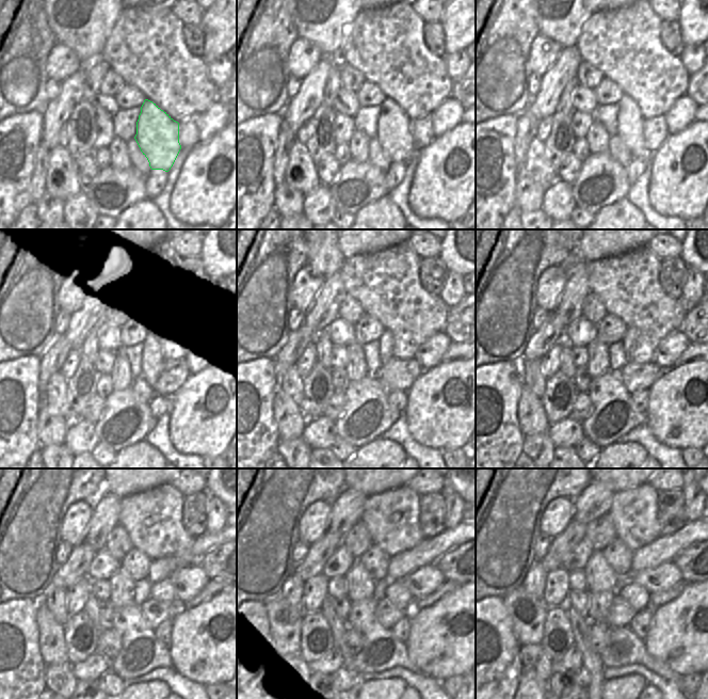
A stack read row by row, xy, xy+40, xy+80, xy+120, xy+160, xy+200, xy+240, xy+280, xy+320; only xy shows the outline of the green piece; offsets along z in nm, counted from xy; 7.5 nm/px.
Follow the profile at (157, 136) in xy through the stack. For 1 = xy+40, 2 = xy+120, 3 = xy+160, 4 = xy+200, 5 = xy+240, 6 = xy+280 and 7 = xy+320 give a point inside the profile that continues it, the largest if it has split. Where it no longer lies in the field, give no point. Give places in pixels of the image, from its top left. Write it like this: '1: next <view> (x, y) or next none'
1: next xy+40 (393, 134)
2: next xy+120 (150, 358)
3: next xy+160 (386, 340)
4: next xy+200 (630, 337)
5: next xy+240 (162, 568)
6: next xy+280 (427, 552)
7: next xy+320 (662, 550)

